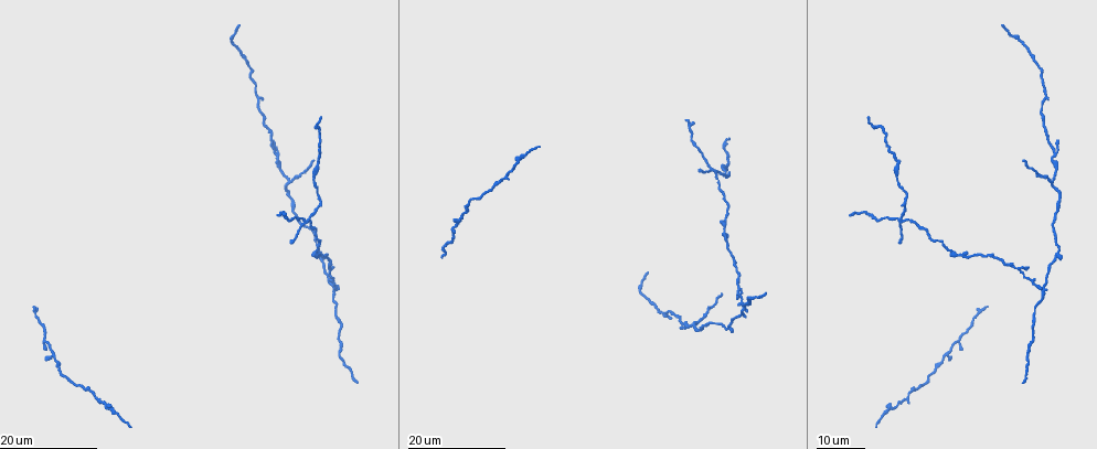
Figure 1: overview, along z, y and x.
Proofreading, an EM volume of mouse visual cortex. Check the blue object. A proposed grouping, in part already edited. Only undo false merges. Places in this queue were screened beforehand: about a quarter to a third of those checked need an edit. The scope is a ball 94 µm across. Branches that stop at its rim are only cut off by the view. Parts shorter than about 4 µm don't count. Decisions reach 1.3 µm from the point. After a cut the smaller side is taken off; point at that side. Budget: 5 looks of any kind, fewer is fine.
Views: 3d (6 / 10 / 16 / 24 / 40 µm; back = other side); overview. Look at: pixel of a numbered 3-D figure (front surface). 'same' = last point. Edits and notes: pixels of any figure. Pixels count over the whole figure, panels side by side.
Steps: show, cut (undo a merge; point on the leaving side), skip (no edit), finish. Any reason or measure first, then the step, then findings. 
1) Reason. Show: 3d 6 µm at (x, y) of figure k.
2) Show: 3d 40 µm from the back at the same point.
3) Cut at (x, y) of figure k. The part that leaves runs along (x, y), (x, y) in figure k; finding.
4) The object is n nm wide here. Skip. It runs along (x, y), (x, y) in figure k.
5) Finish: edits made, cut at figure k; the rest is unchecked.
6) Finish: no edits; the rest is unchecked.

Looks like a crossing. Show: 3d 24 µm at (901, 219) of figure 1.

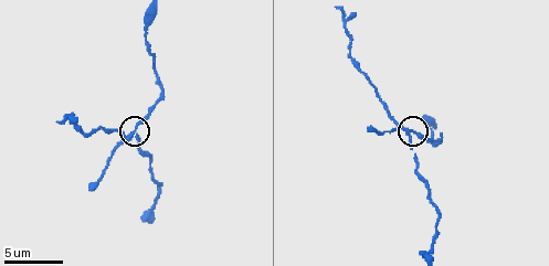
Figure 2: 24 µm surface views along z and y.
Show: 3d 10 µm at (132, 134) of figure 2.

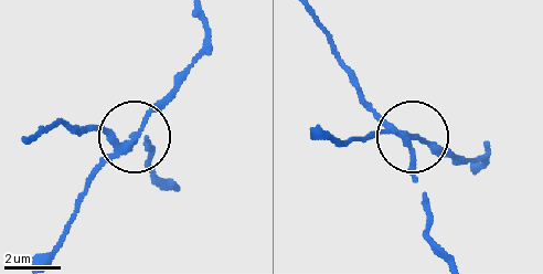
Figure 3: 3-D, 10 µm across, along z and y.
The object is 190 nm wide here. Cut at (153, 112) of figure 3. The part that leaves runs along (130, 143), (197, 52), (206, 17) in figure 3; a second cell is stuck on.

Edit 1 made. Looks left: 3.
Show: overview.

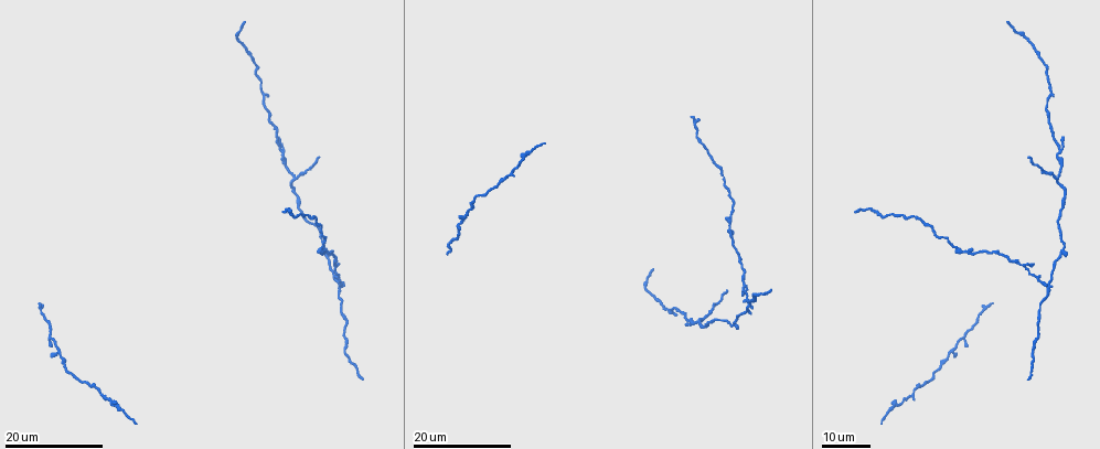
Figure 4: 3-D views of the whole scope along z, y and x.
Branch point. Show: 3d 24 µm at (1055, 178) of figure 4.

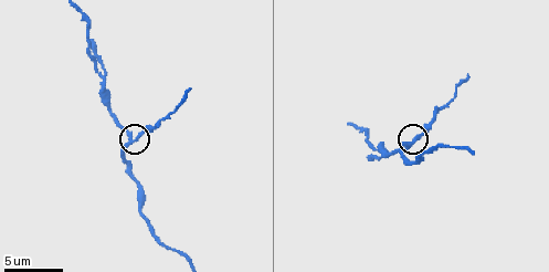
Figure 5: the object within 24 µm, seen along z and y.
Show: 3d 10 µm at (134, 142) of figure 5.

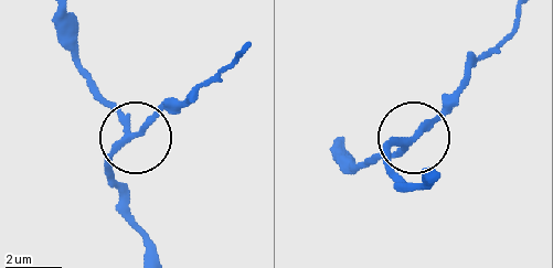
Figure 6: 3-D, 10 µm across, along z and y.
The side arm is 9 µm long; 3 arms meet here. Skip. Continuous, no second cell.

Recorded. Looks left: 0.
Finish: edits made, cut at figure 3; the rest is unchecked.

